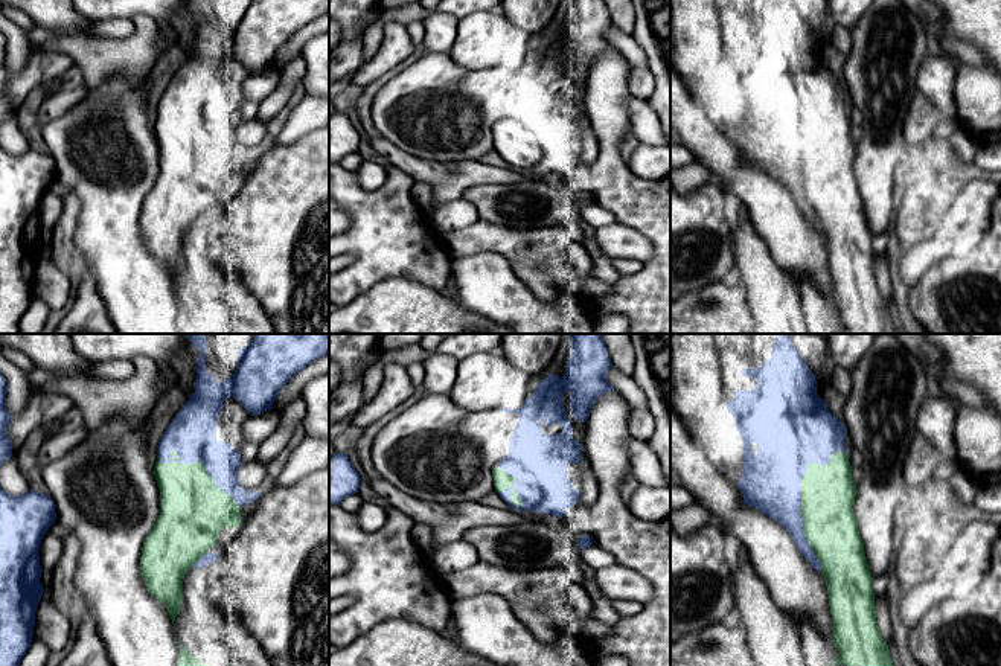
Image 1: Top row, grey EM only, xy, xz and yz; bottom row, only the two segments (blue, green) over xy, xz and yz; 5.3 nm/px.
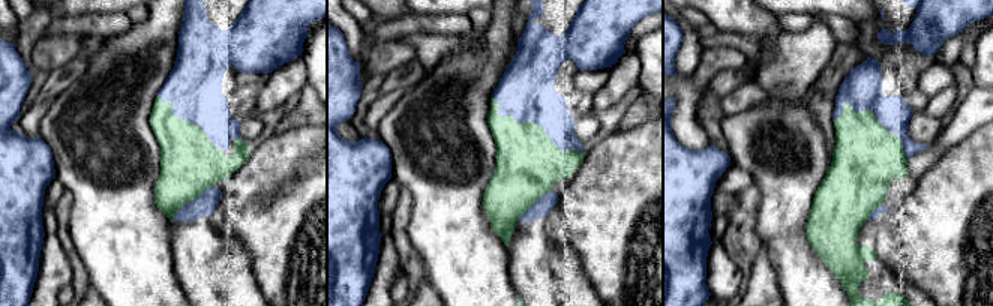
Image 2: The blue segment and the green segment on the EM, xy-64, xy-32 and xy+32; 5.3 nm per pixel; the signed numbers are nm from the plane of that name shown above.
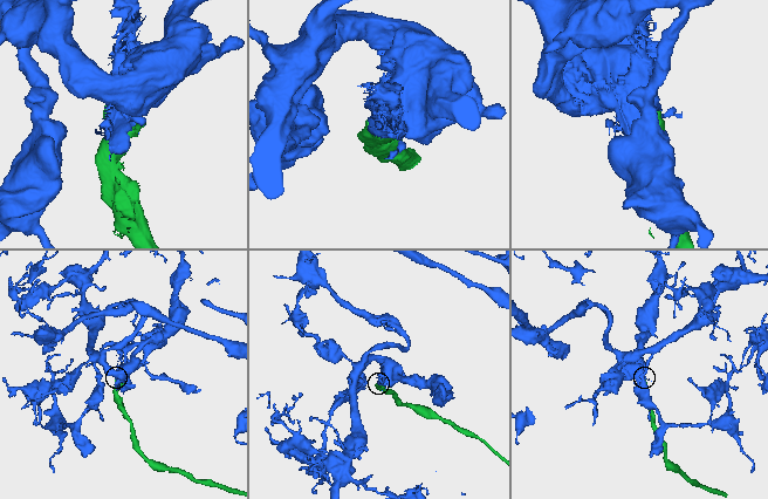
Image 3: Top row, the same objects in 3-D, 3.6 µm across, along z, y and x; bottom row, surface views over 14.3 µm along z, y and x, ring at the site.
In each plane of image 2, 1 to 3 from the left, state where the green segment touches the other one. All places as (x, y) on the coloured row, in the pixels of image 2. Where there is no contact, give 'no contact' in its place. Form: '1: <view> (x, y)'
1: xy-64 (186, 117)
2: xy-32 (533, 122)
3: xy+32 (879, 122)

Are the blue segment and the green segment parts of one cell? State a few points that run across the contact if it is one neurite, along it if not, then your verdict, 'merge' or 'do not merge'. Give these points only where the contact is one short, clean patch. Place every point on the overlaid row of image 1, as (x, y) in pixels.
do not merge

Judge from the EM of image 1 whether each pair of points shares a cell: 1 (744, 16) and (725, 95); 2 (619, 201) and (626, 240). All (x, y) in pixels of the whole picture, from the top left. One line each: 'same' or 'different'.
1: different
2: different

